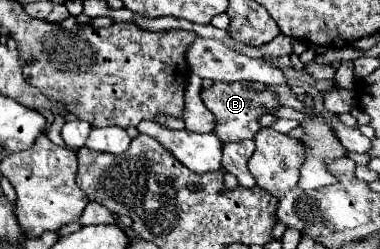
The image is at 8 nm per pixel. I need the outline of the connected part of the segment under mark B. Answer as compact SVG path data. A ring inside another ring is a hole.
M241 81L241 83L219 83L217 91L209 93L207 89L201 93L205 107L215 115L215 135L223 143L239 143L245 139L253 139L255 133L261 129L259 119L275 109L281 107L277 93L263 89L255 91L251 83Z

